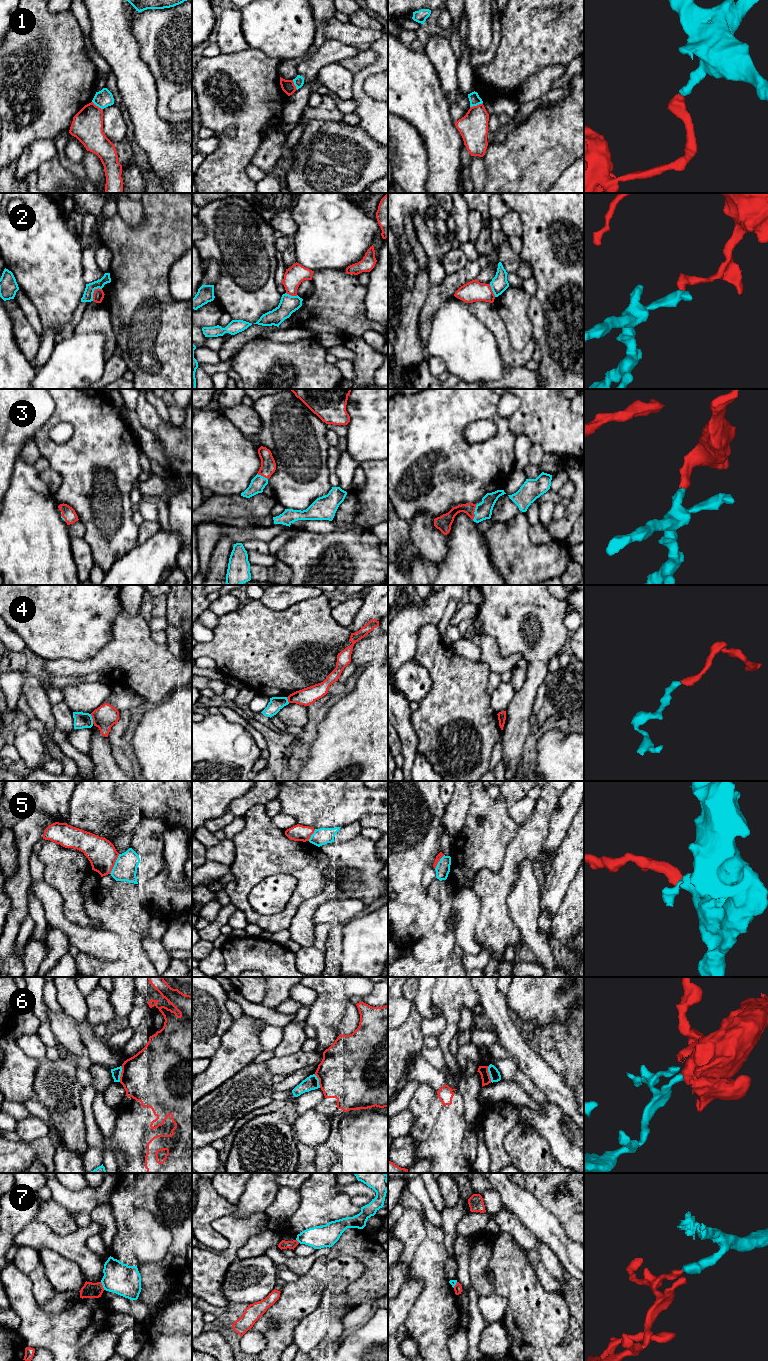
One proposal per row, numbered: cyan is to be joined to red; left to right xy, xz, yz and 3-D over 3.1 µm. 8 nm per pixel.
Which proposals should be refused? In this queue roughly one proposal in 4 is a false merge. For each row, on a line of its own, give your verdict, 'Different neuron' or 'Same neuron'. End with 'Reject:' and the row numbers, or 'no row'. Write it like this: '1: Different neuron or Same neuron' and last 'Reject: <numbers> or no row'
1: Different neuron
2: Different neuron
3: Same neuron
4: Different neuron
5: Different neuron
6: Different neuron
7: Different neuron
Reject: 1, 2, 4, 5, 6, 7

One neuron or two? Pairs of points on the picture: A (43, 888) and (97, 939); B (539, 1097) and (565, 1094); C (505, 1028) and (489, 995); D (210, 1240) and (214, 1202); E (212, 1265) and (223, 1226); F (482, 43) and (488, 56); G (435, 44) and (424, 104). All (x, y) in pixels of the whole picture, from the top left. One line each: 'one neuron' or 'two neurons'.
A: one neuron
B: two neurons
C: one neuron
D: one neuron
E: one neuron
F: two neurons
G: two neurons

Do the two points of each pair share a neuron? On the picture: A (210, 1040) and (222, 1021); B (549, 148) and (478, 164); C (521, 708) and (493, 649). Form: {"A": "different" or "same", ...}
{"A": "same", "B": "different", "C": "different"}

